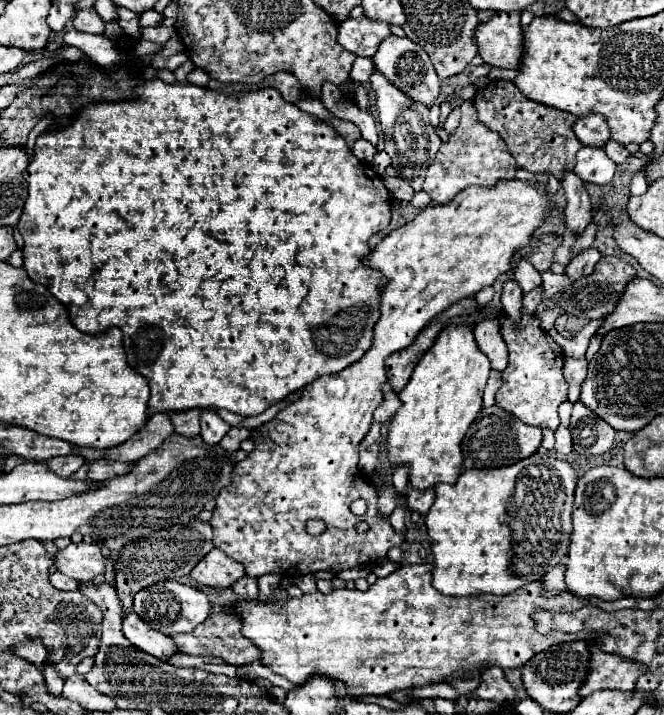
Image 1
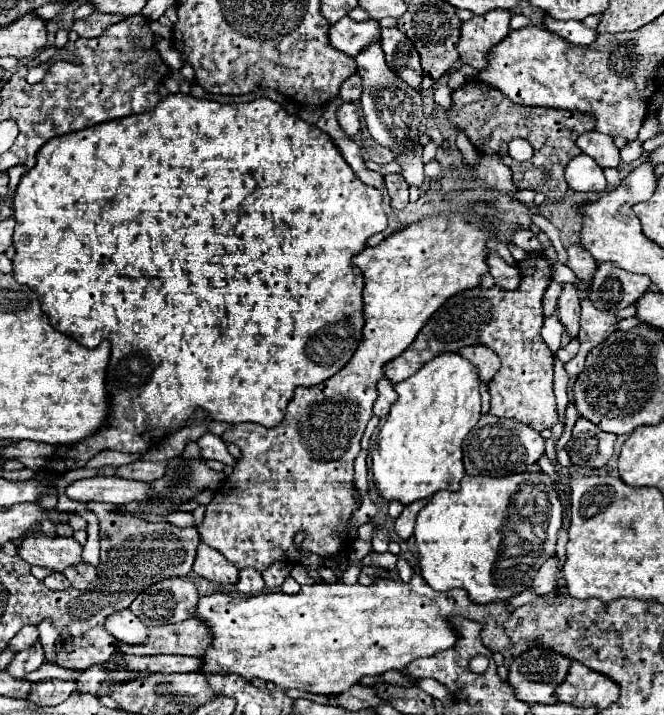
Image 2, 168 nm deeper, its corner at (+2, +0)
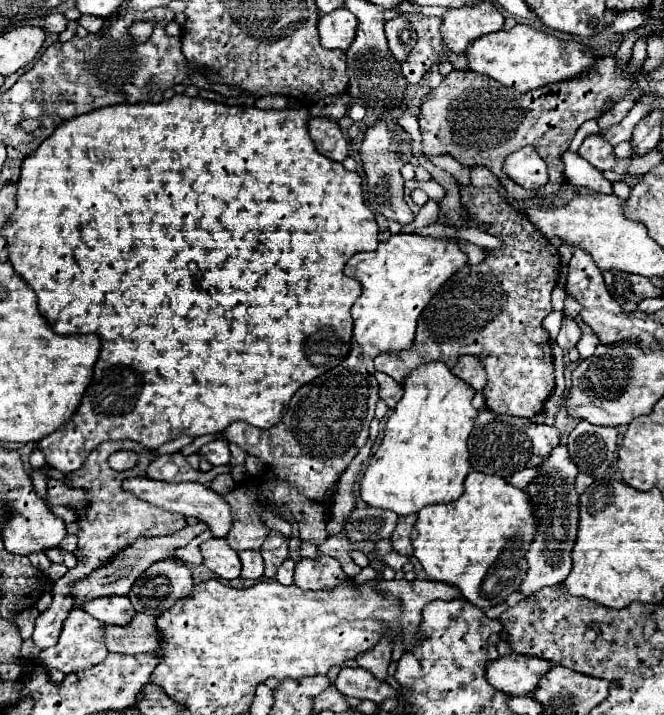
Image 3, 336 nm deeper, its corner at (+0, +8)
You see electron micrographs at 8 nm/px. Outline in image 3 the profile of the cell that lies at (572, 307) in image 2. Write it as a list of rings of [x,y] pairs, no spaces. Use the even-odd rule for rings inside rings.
[[[563,316],[563,326],[561,326],[561,330],[559,330],[557,344],[559,344],[563,350],[569,350],[569,348],[573,348],[573,346],[577,344],[579,336],[581,336],[581,330],[579,330],[575,318]]]

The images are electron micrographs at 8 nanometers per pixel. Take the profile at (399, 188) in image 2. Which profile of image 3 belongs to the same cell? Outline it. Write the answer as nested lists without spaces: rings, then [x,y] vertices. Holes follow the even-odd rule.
[[[379,120],[367,128],[361,144],[361,160],[367,172],[367,198],[377,212],[381,212],[387,220],[395,220],[399,224],[409,224],[415,218],[403,198],[405,180],[401,176],[401,166],[407,162],[405,156],[411,156],[411,138],[399,124]]]

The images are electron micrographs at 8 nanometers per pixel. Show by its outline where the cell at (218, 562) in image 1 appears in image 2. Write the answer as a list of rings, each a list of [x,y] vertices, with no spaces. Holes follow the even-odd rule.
[[[199,544],[197,558],[193,564],[193,572],[199,576],[219,582],[219,584],[235,584],[239,578],[239,570],[215,548]]]

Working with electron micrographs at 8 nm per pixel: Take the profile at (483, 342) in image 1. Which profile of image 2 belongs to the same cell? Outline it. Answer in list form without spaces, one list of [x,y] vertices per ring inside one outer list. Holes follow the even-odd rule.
[[[467,346],[467,348],[461,348],[459,354],[477,368],[479,382],[491,382],[491,378],[501,366],[497,354],[487,346]]]

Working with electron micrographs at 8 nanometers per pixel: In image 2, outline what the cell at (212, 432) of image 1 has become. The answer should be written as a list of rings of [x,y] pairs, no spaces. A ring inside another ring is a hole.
[[[205,434],[205,436],[199,438],[197,444],[199,444],[201,456],[203,456],[205,460],[219,460],[219,462],[223,462],[223,464],[227,466],[235,466],[233,456],[229,454],[225,442],[223,442],[219,436],[215,436],[215,434]]]

